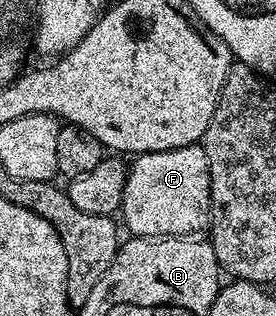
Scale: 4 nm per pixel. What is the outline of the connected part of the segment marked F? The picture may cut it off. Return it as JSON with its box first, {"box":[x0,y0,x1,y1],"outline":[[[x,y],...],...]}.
{"box":[119,144,211,237],"outline":[[[202,144],[178,147],[157,153],[141,153],[133,165],[127,166],[128,178],[124,184],[124,198],[119,212],[124,213],[124,225],[133,237],[186,237],[200,235],[209,228],[211,219],[210,167]]]}

